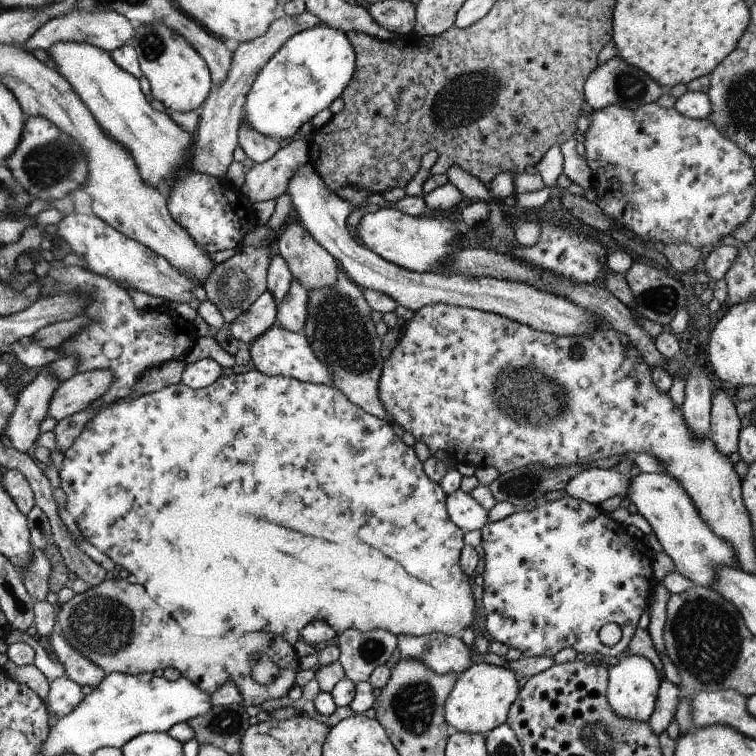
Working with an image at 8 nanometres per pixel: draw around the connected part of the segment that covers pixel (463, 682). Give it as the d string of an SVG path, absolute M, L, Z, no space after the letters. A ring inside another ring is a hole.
M471 663L458 676L452 692L445 700L445 719L450 729L460 732L481 733L493 731L507 722L508 711L518 698L521 687L514 671L490 663Z

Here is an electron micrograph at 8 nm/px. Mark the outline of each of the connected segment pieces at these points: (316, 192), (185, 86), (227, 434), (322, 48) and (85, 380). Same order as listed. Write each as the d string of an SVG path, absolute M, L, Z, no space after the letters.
M309 160L301 164L293 172L287 184L287 193L298 215L299 222L338 262L340 268L362 288L373 288L392 296L398 304L413 311L429 304L444 303L492 310L492 312L508 316L532 328L548 331L557 335L593 335L595 322L600 317L590 315L582 307L566 299L539 291L524 283L495 279L494 277L464 276L458 273L440 275L438 273L419 273L397 267L394 263L384 260L369 248L360 244L353 230L346 225L348 215L355 207L342 200L333 190L330 190L319 172Z
M156 21L155 24L151 26L138 26L132 44L136 49L141 71L151 84L151 94L153 98L160 100L167 109L167 112L200 110L201 106L205 103L204 100L209 98L209 94L212 92L213 80L210 80L211 72L208 72L209 66L206 66L206 61L202 60L203 56L185 37L179 35L176 30L170 28L166 23Z
M253 369L250 372L239 375L235 373L229 376L222 375L214 384L203 389L194 390L182 383L178 383L174 386L164 387L158 392L145 394L131 401L120 400L120 402L114 402L112 407L105 408L96 416L93 416L83 433L66 450L66 460L64 460L62 471L59 474L60 484L68 501L66 511L77 520L77 525L81 533L85 536L85 540L90 542L100 552L104 552L116 564L128 570L130 574L134 574L137 582L145 586L152 600L155 600L161 605L166 612L170 612L170 616L174 616L174 620L177 620L178 624L181 624L184 628L192 626L194 622L202 622L204 620L206 622L206 630L210 628L210 632L216 632L216 634L220 634L220 632L224 634L226 630L240 628L242 632L258 632L262 630L272 632L272 634L284 635L288 630L300 632L310 622L314 622L314 620L326 620L331 627L338 630L338 634L342 630L346 630L346 628L358 628L362 632L364 630L374 630L374 628L384 628L384 630L388 630L388 632L392 632L396 636L400 636L400 634L420 636L420 634L428 634L428 632L442 632L444 636L461 636L464 628L473 625L475 622L474 605L477 601L474 599L471 590L471 578L468 578L467 574L461 569L459 561L461 550L466 545L463 541L463 534L465 532L459 526L456 526L453 520L450 520L448 506L445 504L447 497L445 492L437 482L430 480L426 476L423 469L423 462L418 459L418 456L415 456L414 448L407 446L402 439L399 439L392 427L392 424L386 419L368 414L359 406L352 404L334 386L300 382L290 377L268 376L259 370Z
M327 24L291 36L261 68L243 105L242 121L282 143L297 138L300 126L329 108L346 90L355 73L356 55L347 32Z
M80 371L65 380L54 392L53 402L49 406L49 416L60 419L85 411L94 401L103 397L115 376L112 371Z

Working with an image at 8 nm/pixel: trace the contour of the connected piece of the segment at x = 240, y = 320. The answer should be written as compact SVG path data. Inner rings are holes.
M266 289L248 308L229 324L230 334L248 345L276 324L277 300Z

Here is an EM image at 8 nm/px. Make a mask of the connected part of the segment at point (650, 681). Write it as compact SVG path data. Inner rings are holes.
M630 655L614 666L606 665L609 672L607 699L613 712L623 716L623 719L648 721L655 709L658 698L658 689L661 685L658 668L646 657Z

